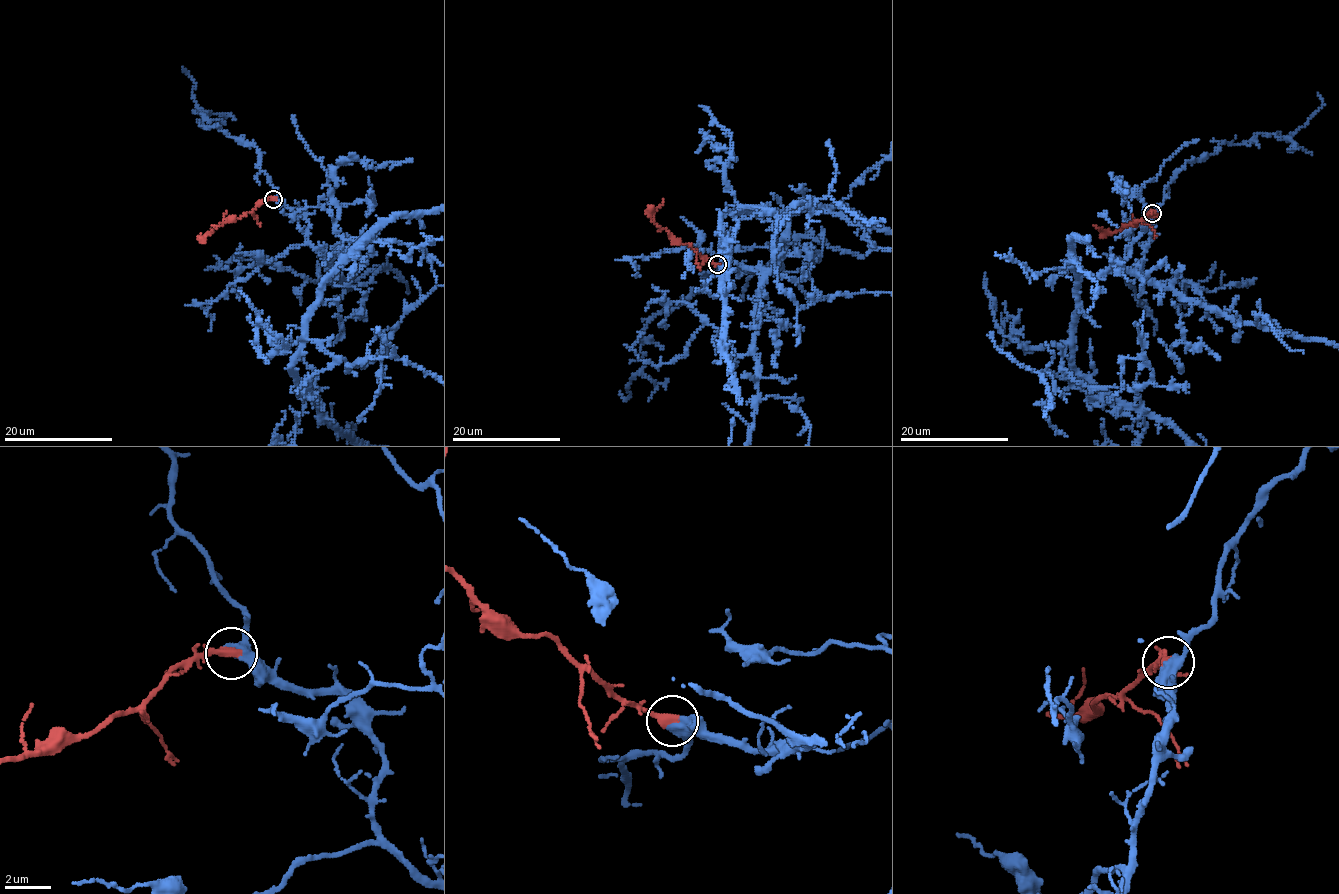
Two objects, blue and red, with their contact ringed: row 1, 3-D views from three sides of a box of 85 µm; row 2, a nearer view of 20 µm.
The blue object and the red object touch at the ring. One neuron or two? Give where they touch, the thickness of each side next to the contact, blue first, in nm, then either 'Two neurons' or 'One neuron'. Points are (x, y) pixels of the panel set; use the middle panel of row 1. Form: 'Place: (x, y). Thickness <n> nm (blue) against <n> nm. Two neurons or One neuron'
Place: (717, 264). Thickness 440 nm (blue) against 440 nm. One neuron

